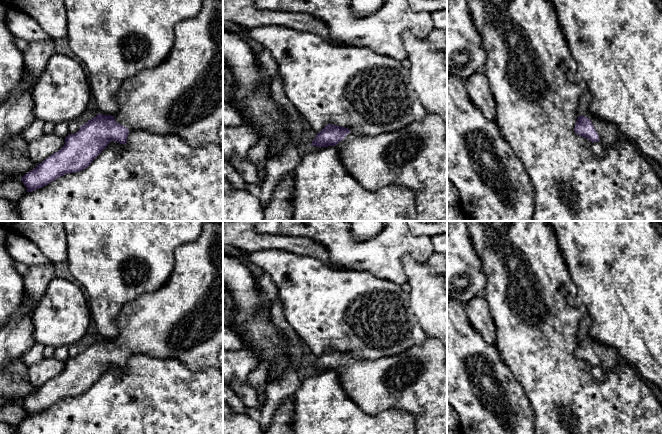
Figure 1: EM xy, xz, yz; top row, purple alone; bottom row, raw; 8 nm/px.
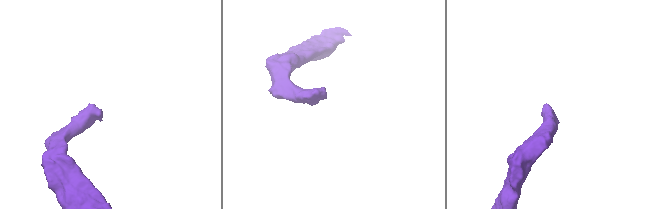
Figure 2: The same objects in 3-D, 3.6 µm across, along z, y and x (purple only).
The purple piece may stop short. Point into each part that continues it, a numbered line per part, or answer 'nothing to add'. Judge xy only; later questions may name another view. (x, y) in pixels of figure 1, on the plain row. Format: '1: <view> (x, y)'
1: xy (183, 320)

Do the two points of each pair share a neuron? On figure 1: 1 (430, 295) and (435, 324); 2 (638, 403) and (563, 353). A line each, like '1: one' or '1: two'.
1: one
2: one

